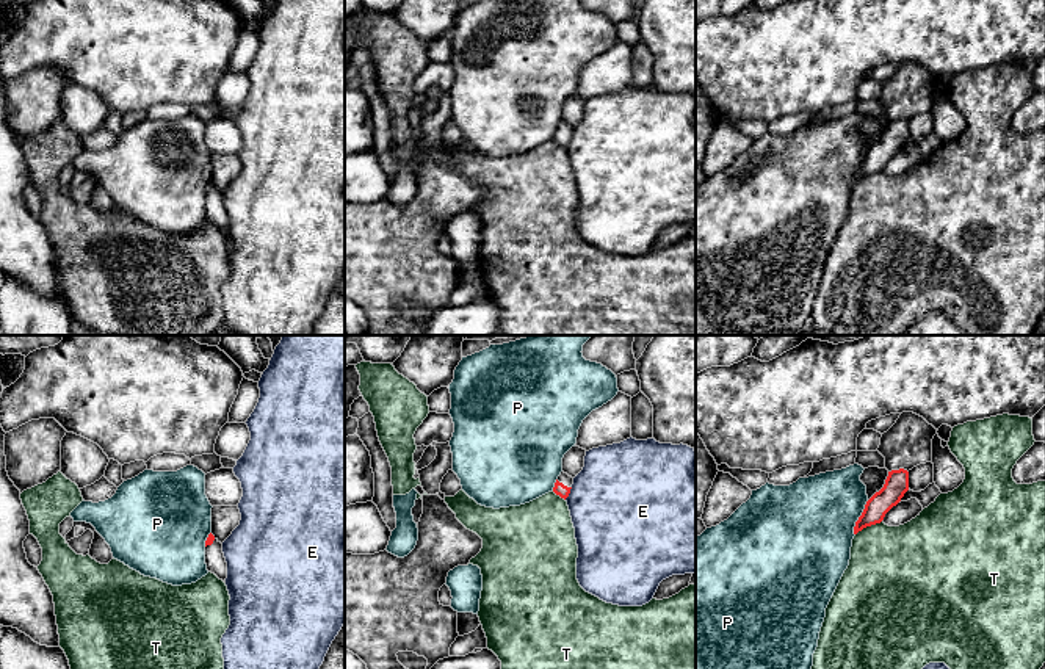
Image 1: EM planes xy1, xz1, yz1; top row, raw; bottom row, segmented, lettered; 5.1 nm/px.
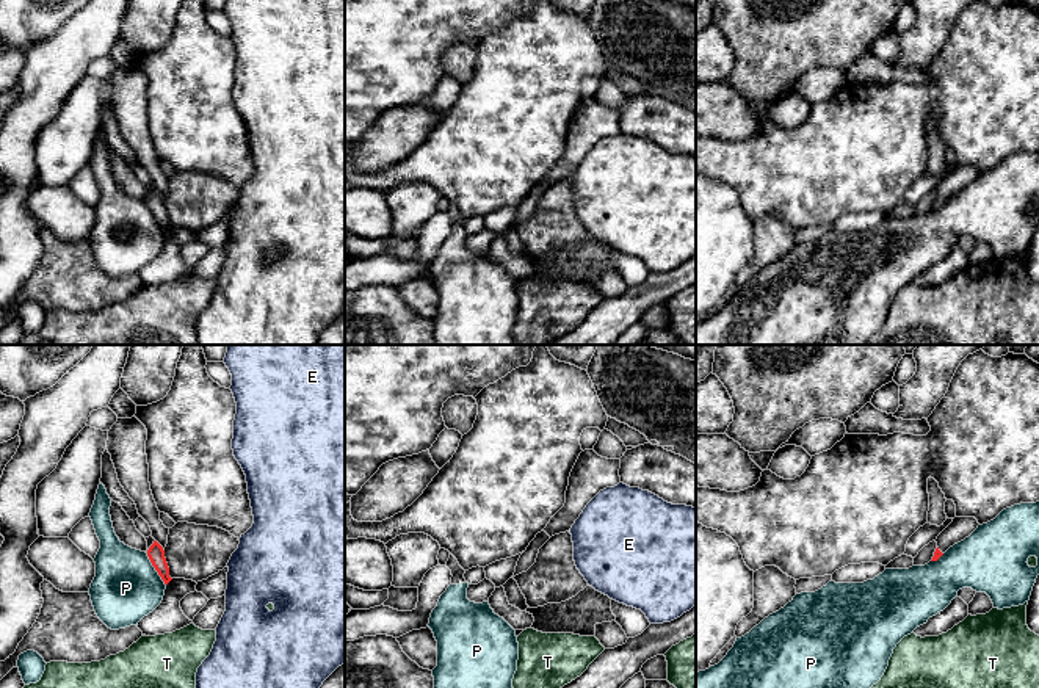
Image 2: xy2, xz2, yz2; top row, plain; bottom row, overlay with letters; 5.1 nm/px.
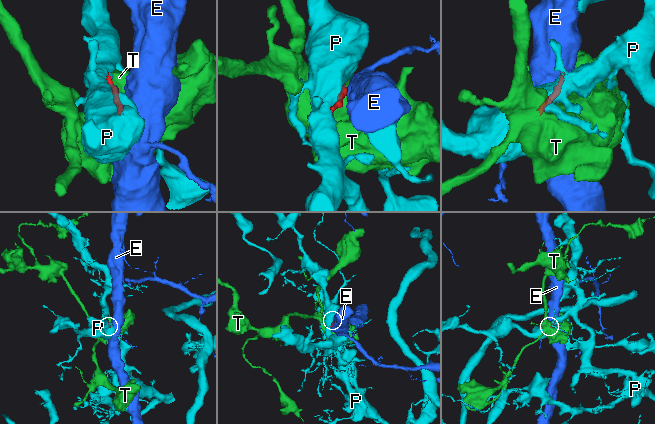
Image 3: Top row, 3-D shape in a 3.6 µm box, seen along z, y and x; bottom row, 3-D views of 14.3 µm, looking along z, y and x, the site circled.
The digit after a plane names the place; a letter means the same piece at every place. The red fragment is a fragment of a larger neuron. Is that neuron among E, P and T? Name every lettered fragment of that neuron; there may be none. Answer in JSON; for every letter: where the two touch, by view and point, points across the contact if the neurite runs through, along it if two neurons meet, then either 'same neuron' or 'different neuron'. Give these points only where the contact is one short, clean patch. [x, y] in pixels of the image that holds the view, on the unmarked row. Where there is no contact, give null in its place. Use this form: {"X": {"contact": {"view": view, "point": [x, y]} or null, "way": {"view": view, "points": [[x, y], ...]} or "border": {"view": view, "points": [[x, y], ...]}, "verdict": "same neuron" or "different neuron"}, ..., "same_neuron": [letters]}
{"E": {"contact": {"view": "xz1", "point": [569, 141]}, "border": {"view": "xz1", "points": [[572, 137], [564, 148]]}, "verdict": "different neuron"}, "P": {"contact": {"view": "yz1", "point": [859, 166]}, "verdict": "different neuron"}, "T": {"contact": {"view": "yz1", "point": [868, 174]}, "border": {"view": "yz1", "points": [[881, 169], [864, 176], [856, 184]]}, "verdict": "different neuron"}, "same_neuron": []}

